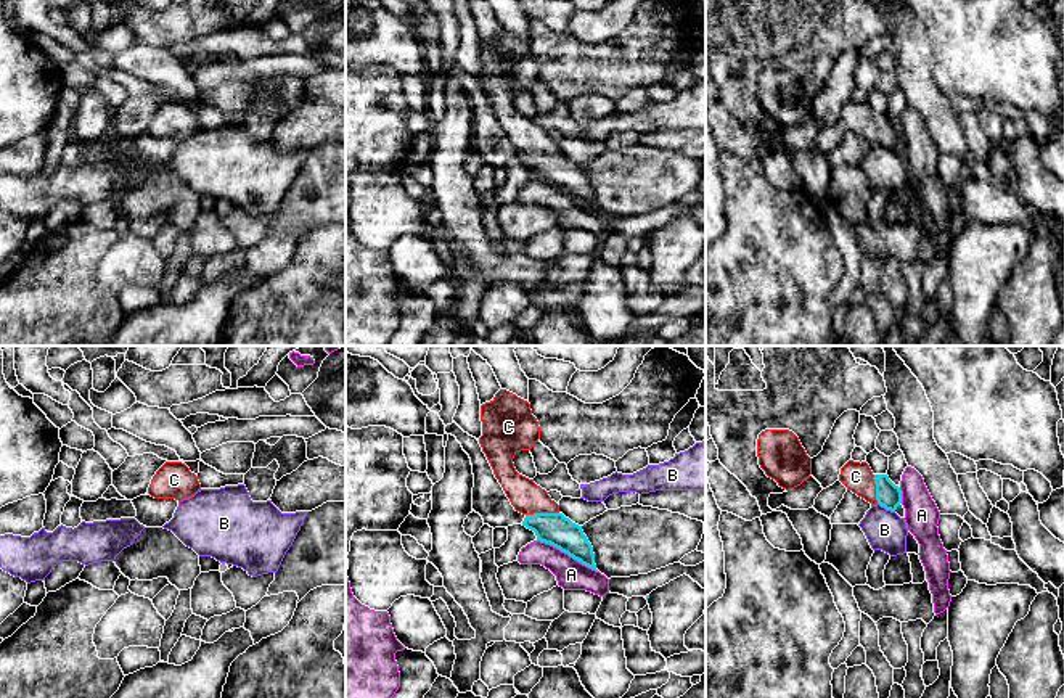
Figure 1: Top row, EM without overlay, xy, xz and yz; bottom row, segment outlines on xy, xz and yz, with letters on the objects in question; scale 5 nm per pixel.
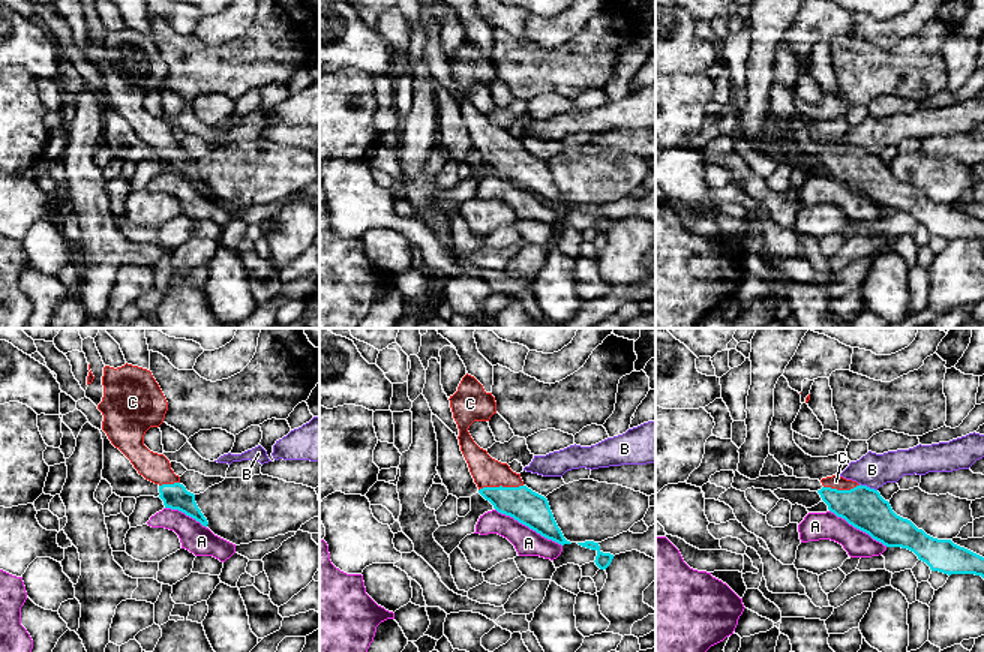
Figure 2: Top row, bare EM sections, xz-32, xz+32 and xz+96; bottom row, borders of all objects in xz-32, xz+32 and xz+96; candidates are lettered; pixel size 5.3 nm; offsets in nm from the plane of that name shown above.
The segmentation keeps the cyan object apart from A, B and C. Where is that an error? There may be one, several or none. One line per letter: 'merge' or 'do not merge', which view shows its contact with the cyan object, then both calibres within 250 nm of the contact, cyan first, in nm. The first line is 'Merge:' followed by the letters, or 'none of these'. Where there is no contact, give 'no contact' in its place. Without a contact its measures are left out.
Merge: C
A: do not merge | xz | 160/160 nm
B: do not merge | yz | 130/200 nm
C: merge | xz | 160/160 nm

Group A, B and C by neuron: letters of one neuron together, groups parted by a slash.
A / B / C

